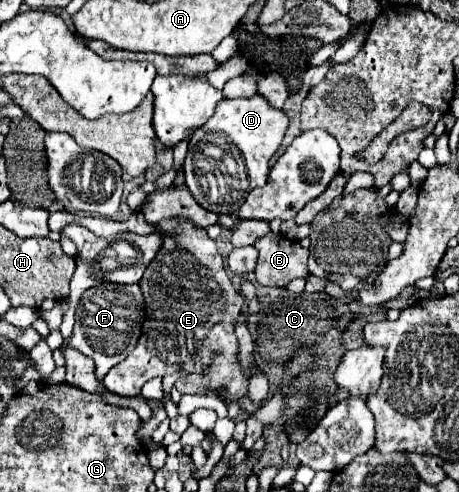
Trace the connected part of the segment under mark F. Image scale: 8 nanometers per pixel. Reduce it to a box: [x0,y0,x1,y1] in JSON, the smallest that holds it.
[65,283,145,379]

